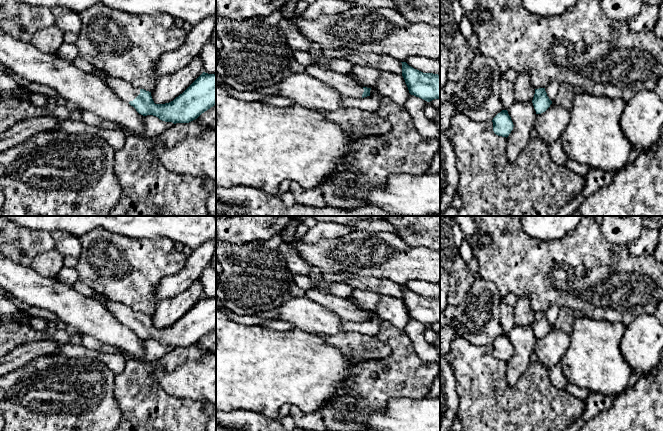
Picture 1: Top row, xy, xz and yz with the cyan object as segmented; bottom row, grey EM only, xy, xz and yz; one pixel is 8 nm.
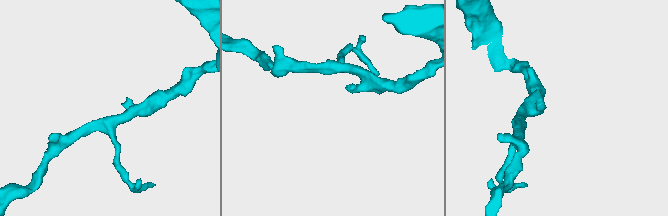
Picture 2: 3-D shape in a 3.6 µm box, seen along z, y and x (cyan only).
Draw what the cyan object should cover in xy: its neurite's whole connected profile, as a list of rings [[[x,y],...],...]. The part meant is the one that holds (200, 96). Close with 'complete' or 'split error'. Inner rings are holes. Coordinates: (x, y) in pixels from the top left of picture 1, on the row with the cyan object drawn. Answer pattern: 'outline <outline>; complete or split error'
outline [[[100,69],[106,82],[118,97],[143,115],[153,115],[165,122],[189,123],[216,105],[216,74],[203,72],[182,94],[165,104],[155,104],[151,92],[132,87]]]; split error

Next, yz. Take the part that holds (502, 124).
outline [[[502,110],[492,120],[493,131],[496,135],[502,137],[508,137],[513,130],[513,122],[508,114],[507,110]]]; complete

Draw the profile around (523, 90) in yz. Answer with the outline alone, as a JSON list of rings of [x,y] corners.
[[[520,72],[514,84],[514,99],[516,102],[532,102],[535,89],[531,85],[530,76],[528,72]]]

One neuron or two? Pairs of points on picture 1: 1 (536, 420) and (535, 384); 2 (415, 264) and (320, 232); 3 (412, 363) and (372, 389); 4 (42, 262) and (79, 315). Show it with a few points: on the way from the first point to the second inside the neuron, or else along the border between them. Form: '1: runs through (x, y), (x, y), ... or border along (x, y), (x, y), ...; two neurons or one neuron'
1: runs through (535, 411), (535, 393); one neuron
2: border along (353, 230), (341, 236), (324, 238), (313, 243); two neurons
3: runs through (402, 373), (395, 377), (382, 379); one neuron
4: border along (31, 268), (44, 276), (56, 278); two neurons

